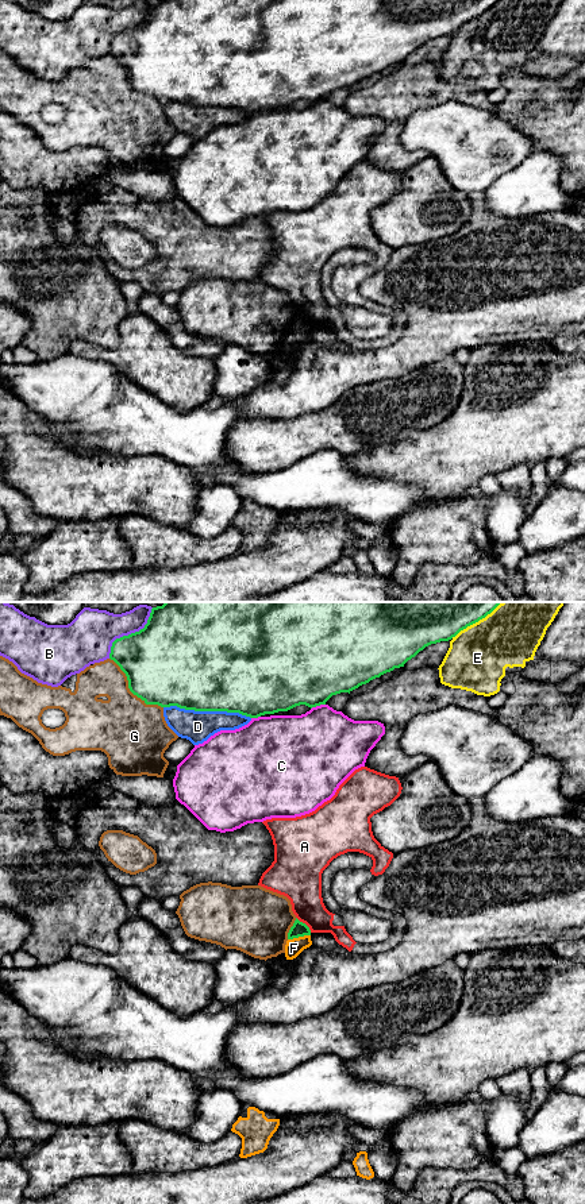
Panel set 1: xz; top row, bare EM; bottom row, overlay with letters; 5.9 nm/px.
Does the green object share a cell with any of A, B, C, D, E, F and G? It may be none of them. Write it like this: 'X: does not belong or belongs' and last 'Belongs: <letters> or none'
A: does not belong
B: does not belong
C: does not belong
D: does not belong
E: does not belong
F: does not belong
G: does not belong
Belongs: none

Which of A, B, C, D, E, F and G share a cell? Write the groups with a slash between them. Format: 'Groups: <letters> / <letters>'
Groups: A / B / C / D / E / F / G

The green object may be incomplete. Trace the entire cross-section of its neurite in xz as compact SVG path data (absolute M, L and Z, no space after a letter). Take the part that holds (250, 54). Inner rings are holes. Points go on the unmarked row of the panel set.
M162 0L151 4L147 19L139 27L116 34L109 54L126 69L130 86L146 100L177 101L195 107L239 108L250 113L288 107L305 100L316 103L336 89L351 88L381 70L404 62L420 46L431 39L449 36L461 26L490 9L499 0Z

